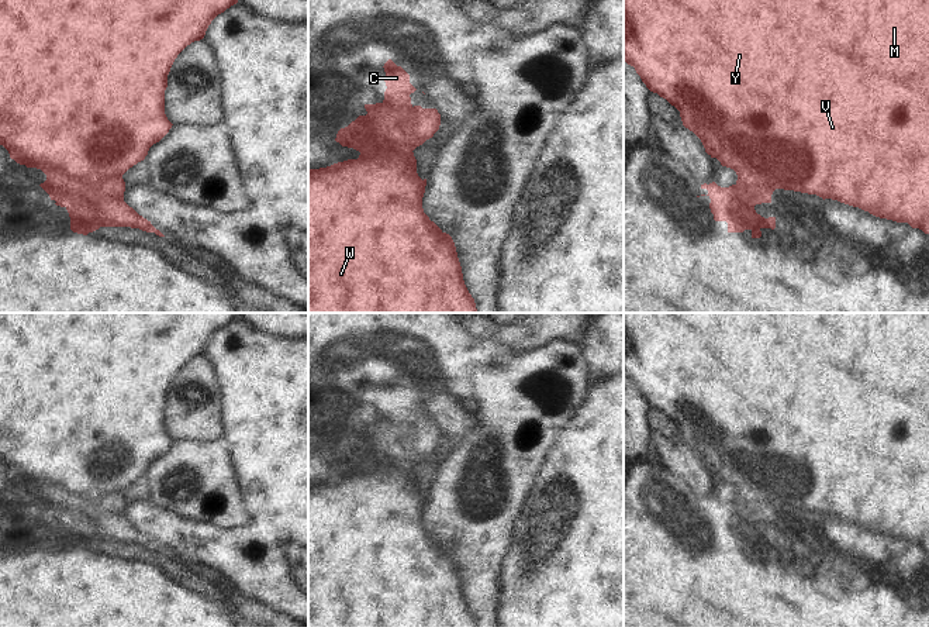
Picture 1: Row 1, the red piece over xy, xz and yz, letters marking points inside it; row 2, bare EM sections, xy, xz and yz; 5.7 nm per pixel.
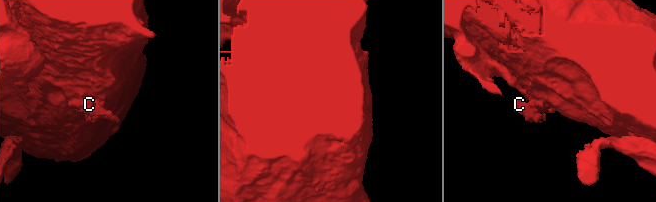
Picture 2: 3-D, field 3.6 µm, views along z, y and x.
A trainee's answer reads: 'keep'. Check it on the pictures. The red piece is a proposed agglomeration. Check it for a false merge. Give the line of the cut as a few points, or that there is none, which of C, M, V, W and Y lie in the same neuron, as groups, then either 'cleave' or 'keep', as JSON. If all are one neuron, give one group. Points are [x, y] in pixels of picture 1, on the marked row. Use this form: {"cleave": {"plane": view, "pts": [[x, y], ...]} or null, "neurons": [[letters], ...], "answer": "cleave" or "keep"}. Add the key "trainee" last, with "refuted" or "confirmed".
{"cleave": {"plane": "xz", "pts": [[382, 103], [399, 114], [386, 135], [397, 144]]}, "neurons": [["C"], ["M", "V", "W", "Y"]], "answer": "cleave", "trainee": "refuted"}

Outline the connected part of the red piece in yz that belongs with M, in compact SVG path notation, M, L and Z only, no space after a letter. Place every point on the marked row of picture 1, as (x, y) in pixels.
M624 0L624 61L635 68L650 92L666 99L680 111L683 125L701 139L711 158L716 158L722 166L736 172L736 186L750 190L753 206L771 203L776 189L794 190L816 194L823 200L838 200L880 218L908 223L912 228L929 234L929 0Z

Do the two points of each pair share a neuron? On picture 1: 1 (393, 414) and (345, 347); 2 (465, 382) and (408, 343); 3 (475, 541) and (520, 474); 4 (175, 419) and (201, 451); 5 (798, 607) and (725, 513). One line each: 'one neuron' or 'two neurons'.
1: one neuron
2: one neuron
3: one neuron
4: two neurons
5: one neuron

